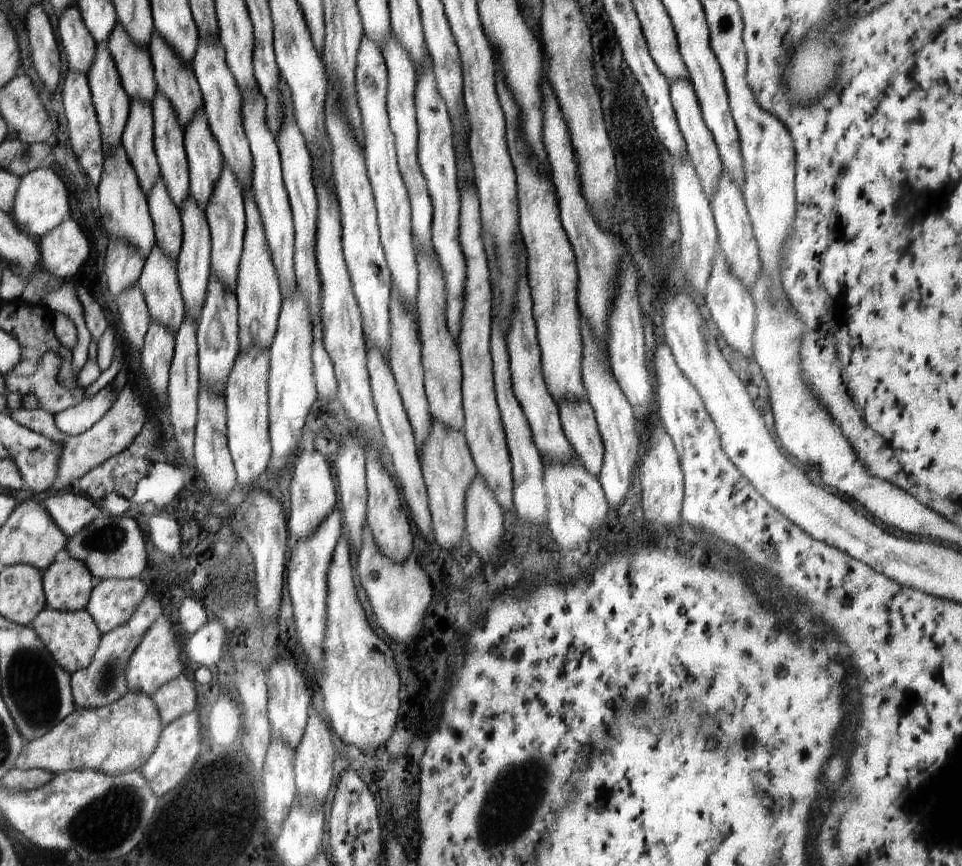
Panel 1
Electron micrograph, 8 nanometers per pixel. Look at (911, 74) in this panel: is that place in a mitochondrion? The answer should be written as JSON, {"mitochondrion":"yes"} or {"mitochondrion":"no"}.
{"mitochondrion":"no"}

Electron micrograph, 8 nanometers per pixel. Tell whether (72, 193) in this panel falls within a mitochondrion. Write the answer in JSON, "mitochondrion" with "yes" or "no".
{"mitochondrion":"no"}

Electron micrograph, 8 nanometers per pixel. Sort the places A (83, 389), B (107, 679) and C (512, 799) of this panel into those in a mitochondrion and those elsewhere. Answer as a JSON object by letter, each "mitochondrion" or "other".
{"A":"other","B":"mitochondrion","C":"mitochondrion"}

